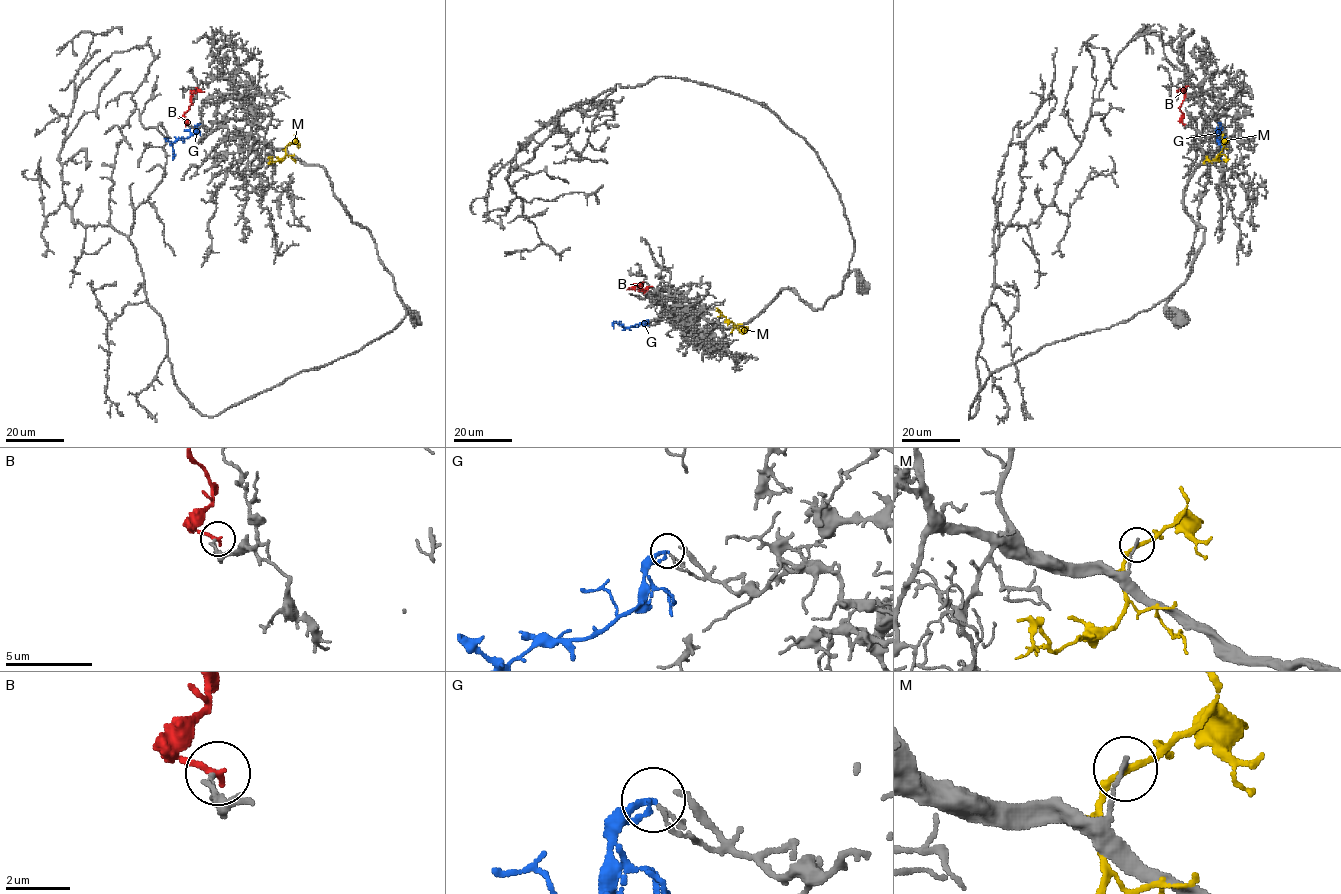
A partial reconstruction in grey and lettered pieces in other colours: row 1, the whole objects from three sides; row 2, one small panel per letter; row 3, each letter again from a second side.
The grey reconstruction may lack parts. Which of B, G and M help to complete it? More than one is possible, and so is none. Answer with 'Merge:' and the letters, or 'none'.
Merge: none

